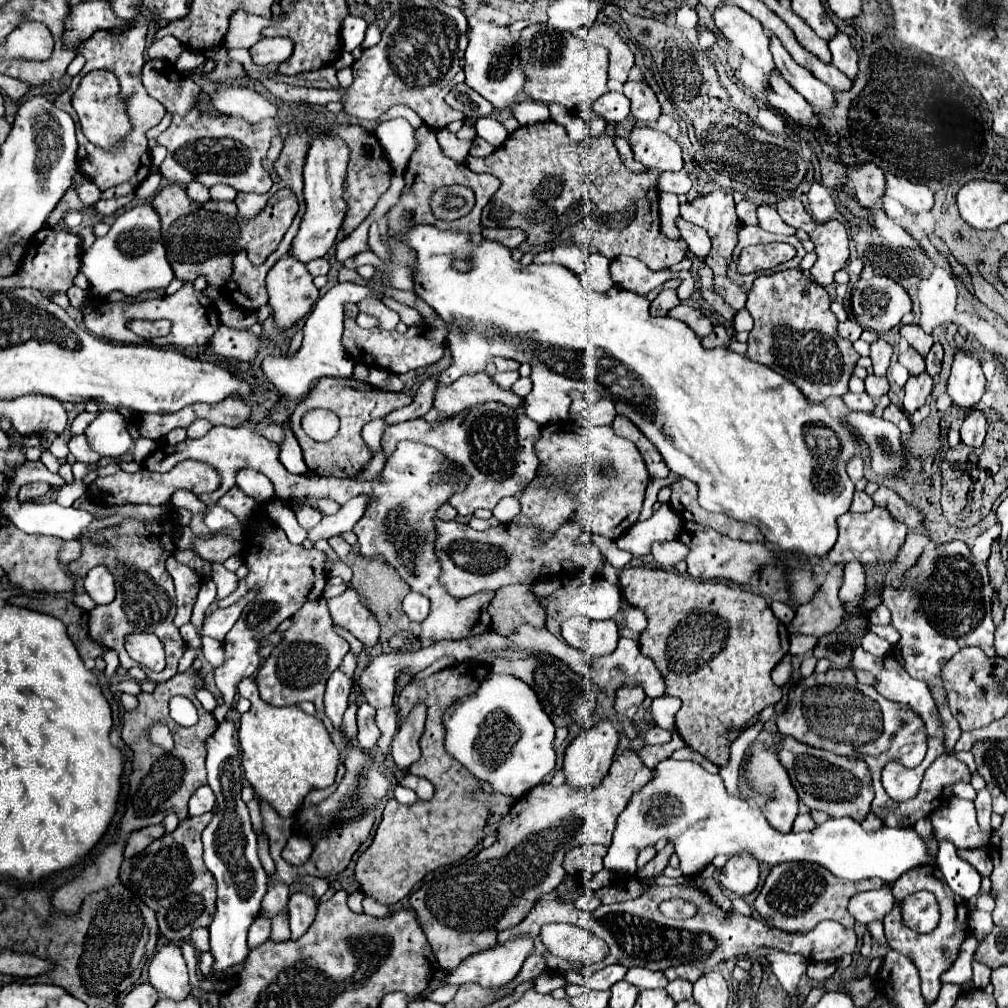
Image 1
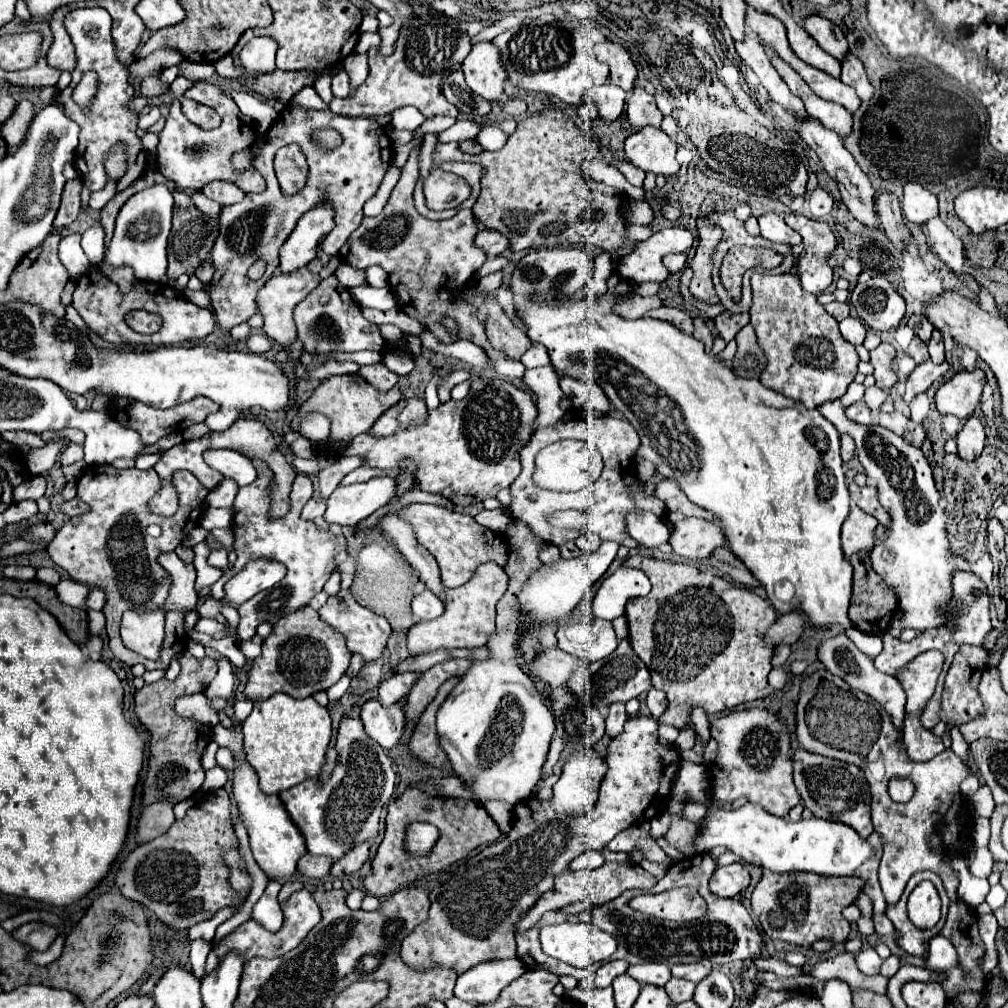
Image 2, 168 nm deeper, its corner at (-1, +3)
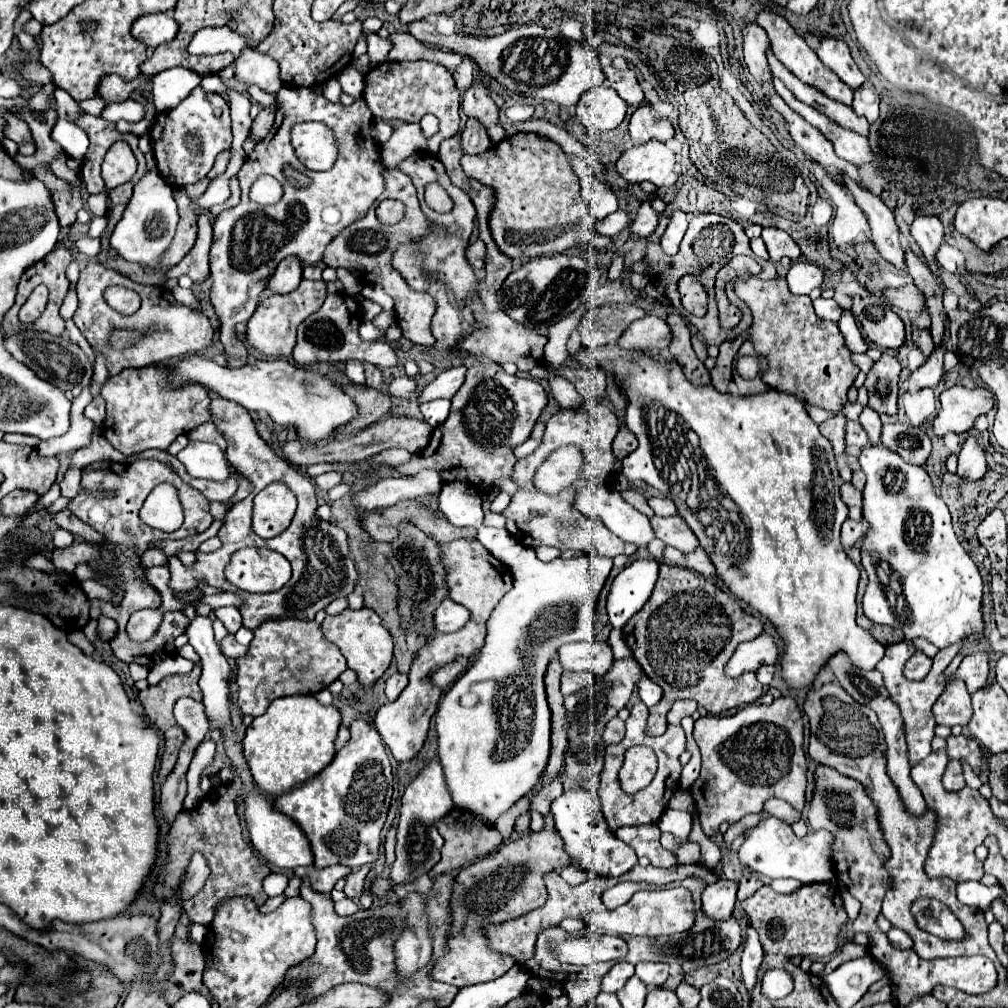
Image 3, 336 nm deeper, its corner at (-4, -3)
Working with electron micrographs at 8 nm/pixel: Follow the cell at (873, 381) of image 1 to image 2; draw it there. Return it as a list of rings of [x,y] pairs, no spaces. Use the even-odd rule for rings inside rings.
[[[870,386],[870,388],[866,388],[864,402],[866,402],[866,406],[868,406],[870,410],[878,410],[878,408],[882,406],[882,402],[886,400],[886,396],[888,396],[888,392],[878,390],[876,386]]]

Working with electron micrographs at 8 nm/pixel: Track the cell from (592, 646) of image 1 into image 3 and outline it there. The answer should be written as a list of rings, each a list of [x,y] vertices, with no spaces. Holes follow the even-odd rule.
[[[585,640],[585,642],[569,642],[559,648],[559,660],[563,670],[573,672],[593,672],[603,676],[613,664],[611,646],[603,640]]]

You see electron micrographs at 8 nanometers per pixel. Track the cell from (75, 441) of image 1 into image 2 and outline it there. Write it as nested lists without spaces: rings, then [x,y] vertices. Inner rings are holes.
[[[70,442],[70,444],[66,446],[66,450],[62,452],[62,456],[60,456],[60,462],[62,462],[62,466],[68,466],[68,464],[74,464],[74,462],[78,462],[78,460],[82,460],[82,458],[84,458],[82,446]]]

